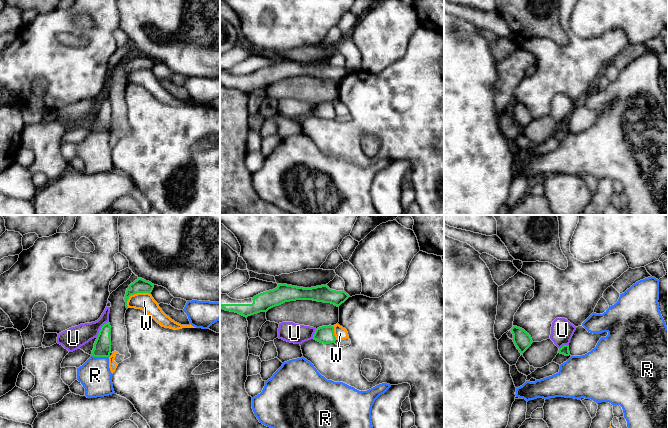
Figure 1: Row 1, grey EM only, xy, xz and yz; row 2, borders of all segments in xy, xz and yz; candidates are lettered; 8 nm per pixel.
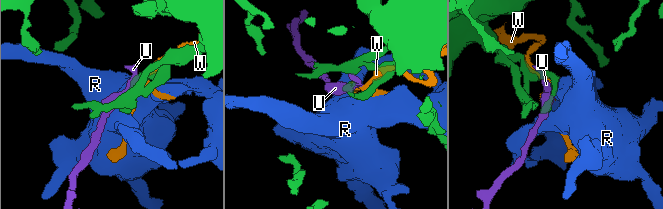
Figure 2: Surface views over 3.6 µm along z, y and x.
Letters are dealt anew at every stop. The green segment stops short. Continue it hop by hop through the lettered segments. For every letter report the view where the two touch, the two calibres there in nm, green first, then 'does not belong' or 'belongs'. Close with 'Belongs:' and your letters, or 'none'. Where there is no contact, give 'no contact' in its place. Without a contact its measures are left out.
R: xy | 140/260 nm | does not belong
U: xy | 140/180 nm | does not belong
W: xy | 120/140 nm | does not belong
Belongs: none

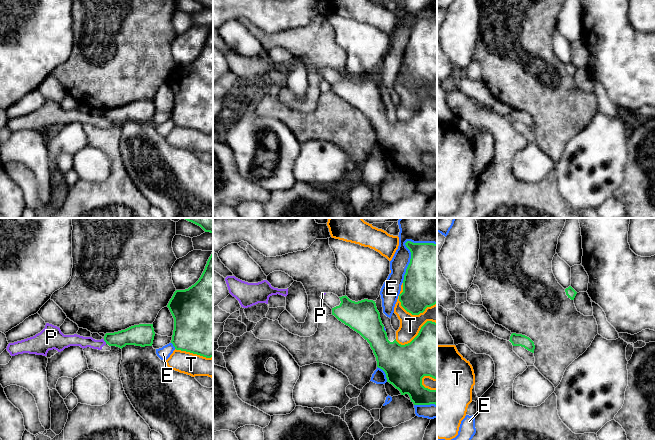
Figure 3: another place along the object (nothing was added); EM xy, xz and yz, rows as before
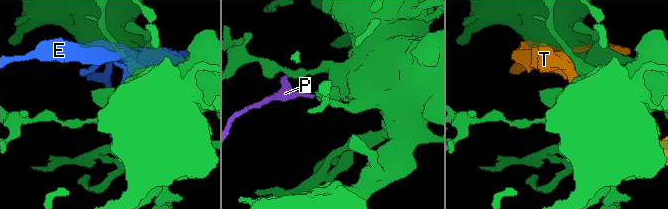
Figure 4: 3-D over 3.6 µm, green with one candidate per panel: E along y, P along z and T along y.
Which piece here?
E: xz | 340/160 nm | does not belong
P: xy | 160/100 nm | does not belong
T: xz | 340/170 nm | does not belong
Belongs: none

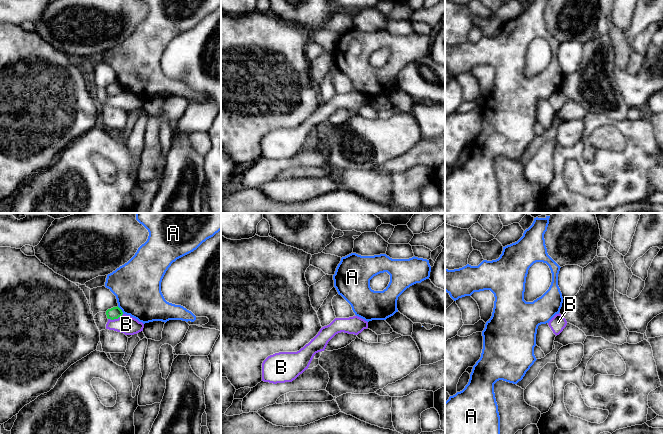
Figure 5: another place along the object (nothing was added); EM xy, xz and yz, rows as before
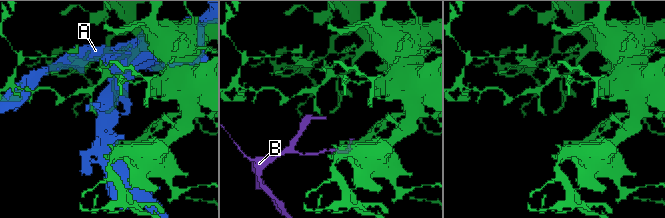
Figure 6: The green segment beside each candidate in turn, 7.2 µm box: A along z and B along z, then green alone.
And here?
A: xy | 100/380 nm | does not belong
B: xy | 100/150 nm | does not belong
Belongs: none

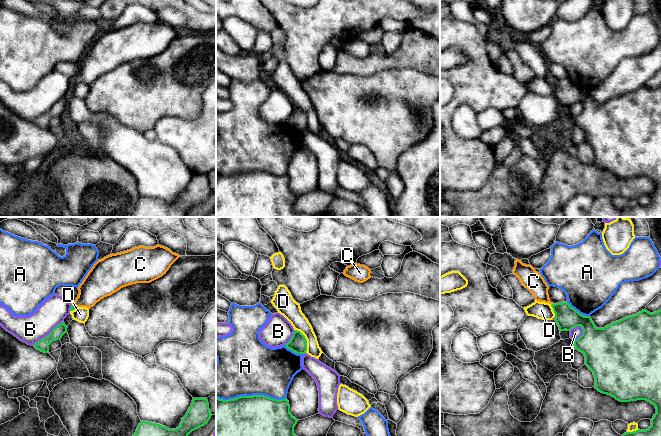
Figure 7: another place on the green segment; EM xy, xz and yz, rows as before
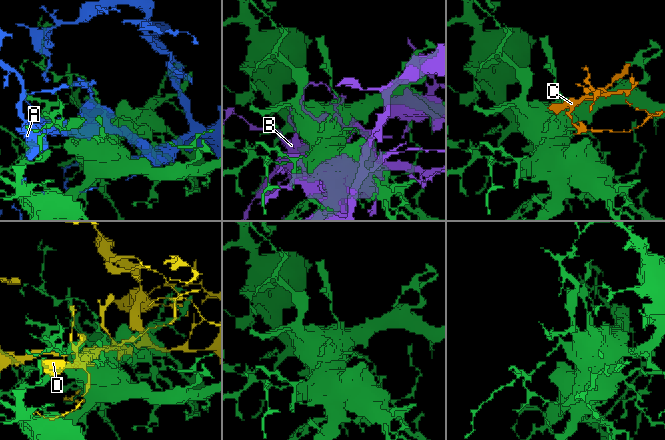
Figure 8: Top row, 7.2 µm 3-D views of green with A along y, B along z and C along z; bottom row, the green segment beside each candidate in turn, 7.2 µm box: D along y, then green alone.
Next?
A: xz | 500/460 nm | does not belong
B: xy | 100/220 nm | does not belong
C: xy | 50/240 nm | belongs
D: xz | 140/150 nm | does not belong
Belongs: C

